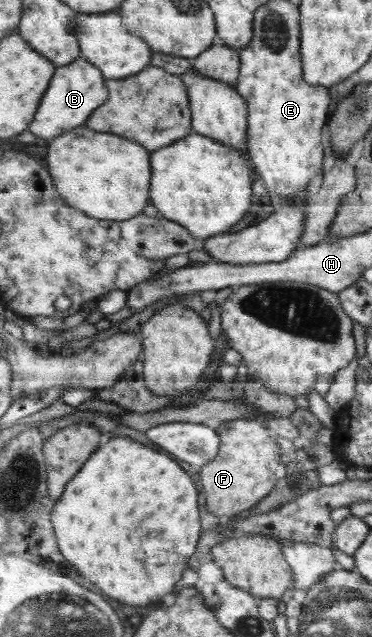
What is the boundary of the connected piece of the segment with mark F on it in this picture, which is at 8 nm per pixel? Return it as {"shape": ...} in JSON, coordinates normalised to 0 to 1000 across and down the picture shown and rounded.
{"shape":[[[664,656],[594,662],[575,667],[575,678],[586,683],[594,699],[583,714],[551,727],[535,739],[535,755],[556,783],[556,801],[589,815],[621,815],[640,807],[661,805],[677,799],[688,790],[696,790],[707,780],[734,768],[745,758],[739,736],[750,733],[750,717],[755,717],[755,702],[747,700],[734,686],[723,686],[718,670],[707,670],[707,662],[696,658],[664,661]]]}

